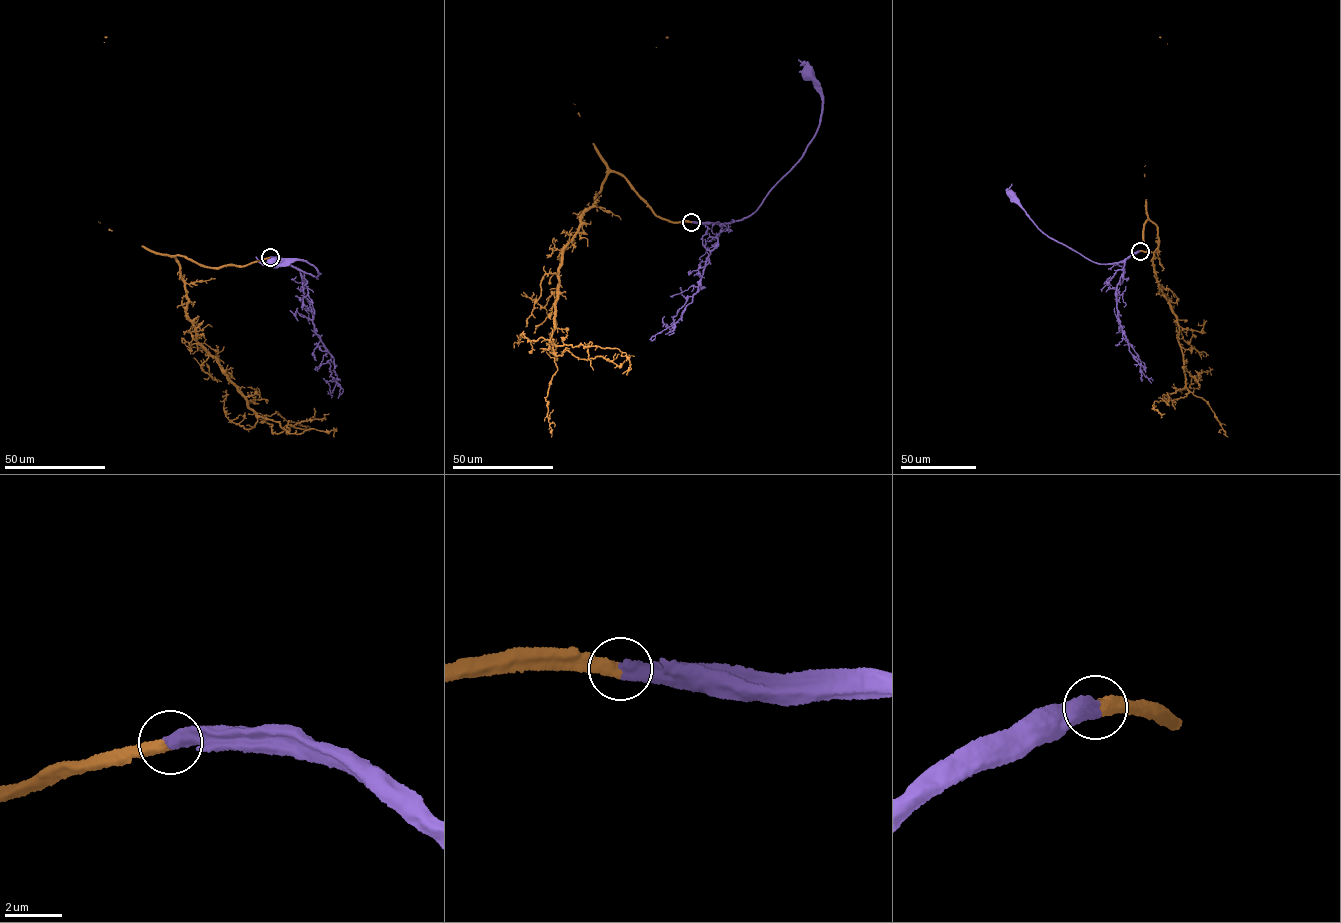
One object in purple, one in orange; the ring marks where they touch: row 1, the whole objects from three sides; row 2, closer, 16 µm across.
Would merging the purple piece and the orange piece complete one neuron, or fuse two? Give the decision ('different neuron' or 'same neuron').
same neuron

